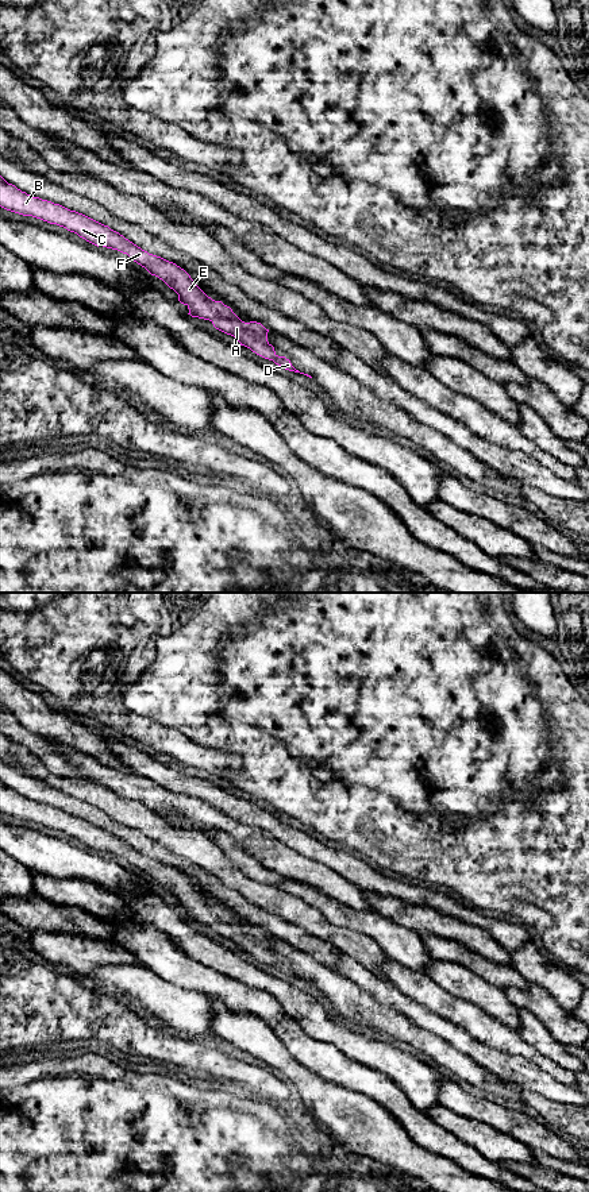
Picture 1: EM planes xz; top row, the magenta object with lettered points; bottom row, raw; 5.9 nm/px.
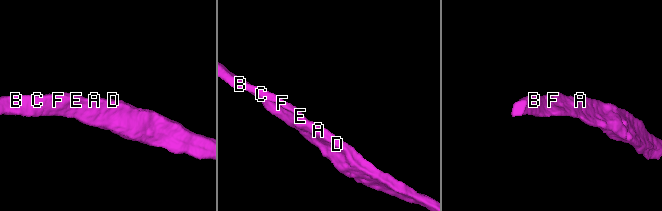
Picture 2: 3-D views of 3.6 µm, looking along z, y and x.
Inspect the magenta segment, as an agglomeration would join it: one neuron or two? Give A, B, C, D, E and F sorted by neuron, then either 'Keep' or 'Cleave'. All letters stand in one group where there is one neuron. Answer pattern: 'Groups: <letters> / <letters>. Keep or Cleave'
Groups: A B C D E F. Keep

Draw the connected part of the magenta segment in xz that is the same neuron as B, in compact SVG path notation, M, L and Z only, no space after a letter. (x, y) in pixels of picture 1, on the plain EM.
M1 780L0 811L63 832L97 852L103 850L127 859L131 865L173 894L178 899L178 906L188 911L188 919L209 925L216 934L234 941L240 950L250 953L257 960L273 965L285 975L300 977L289 964L276 958L274 952L267 946L269 934L261 927L242 926L230 911L208 902L184 873L161 861L149 859L108 830L59 809L32 802L8 788Z

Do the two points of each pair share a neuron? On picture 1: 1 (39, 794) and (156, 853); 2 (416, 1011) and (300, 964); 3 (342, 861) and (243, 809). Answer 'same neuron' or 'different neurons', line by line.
1: same neuron
2: different neurons
3: same neuron

